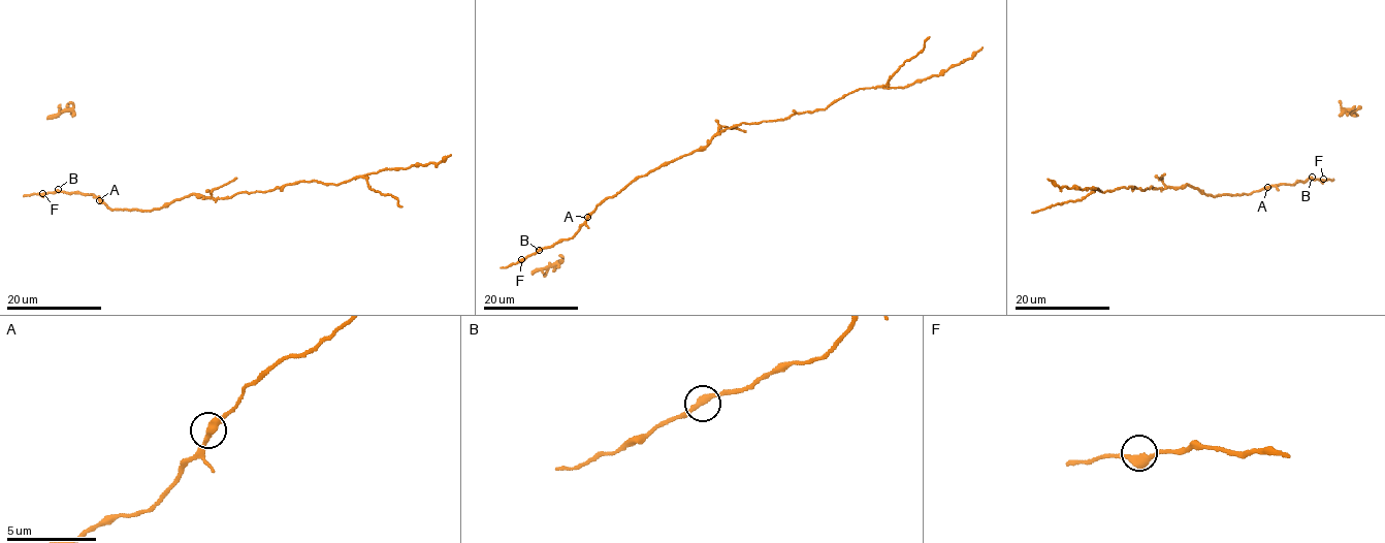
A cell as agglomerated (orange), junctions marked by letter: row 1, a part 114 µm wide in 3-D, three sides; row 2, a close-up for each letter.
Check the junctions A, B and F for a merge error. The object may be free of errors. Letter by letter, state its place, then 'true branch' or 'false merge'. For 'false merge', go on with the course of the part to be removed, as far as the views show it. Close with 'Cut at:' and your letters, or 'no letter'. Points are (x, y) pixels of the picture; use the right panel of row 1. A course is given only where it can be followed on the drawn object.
A: (1267, 187) | false merge | (1267, 187), (1215, 197), (1186, 184), (1103, 193), (1059, 187), (1048, 179)
B: (1312, 177) | true branch
F: (1323, 179) | true branch
Cut at: A

